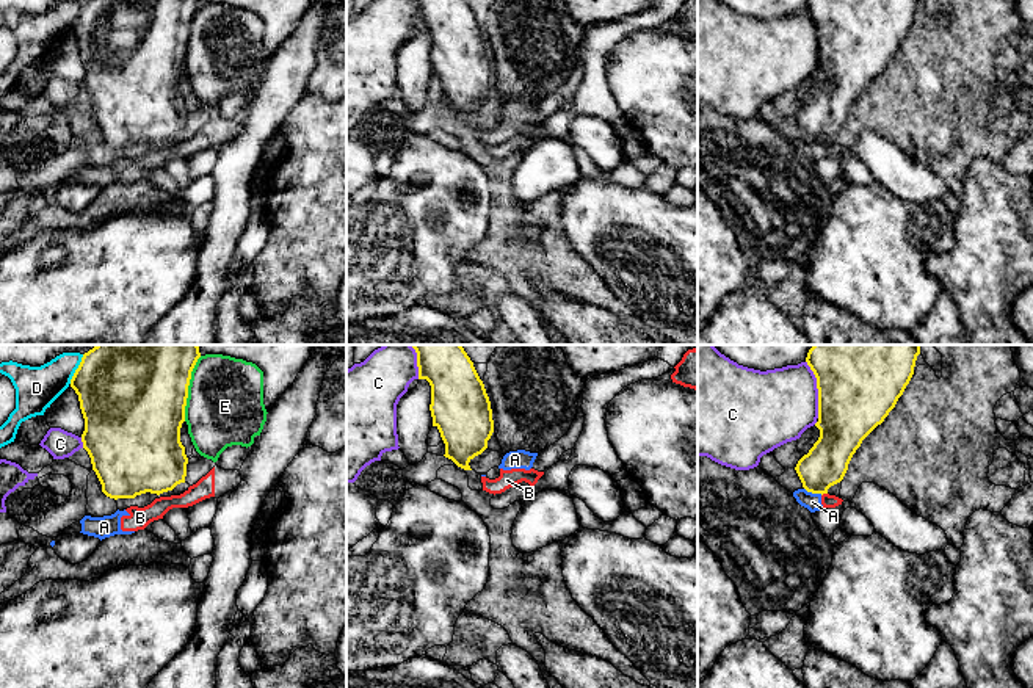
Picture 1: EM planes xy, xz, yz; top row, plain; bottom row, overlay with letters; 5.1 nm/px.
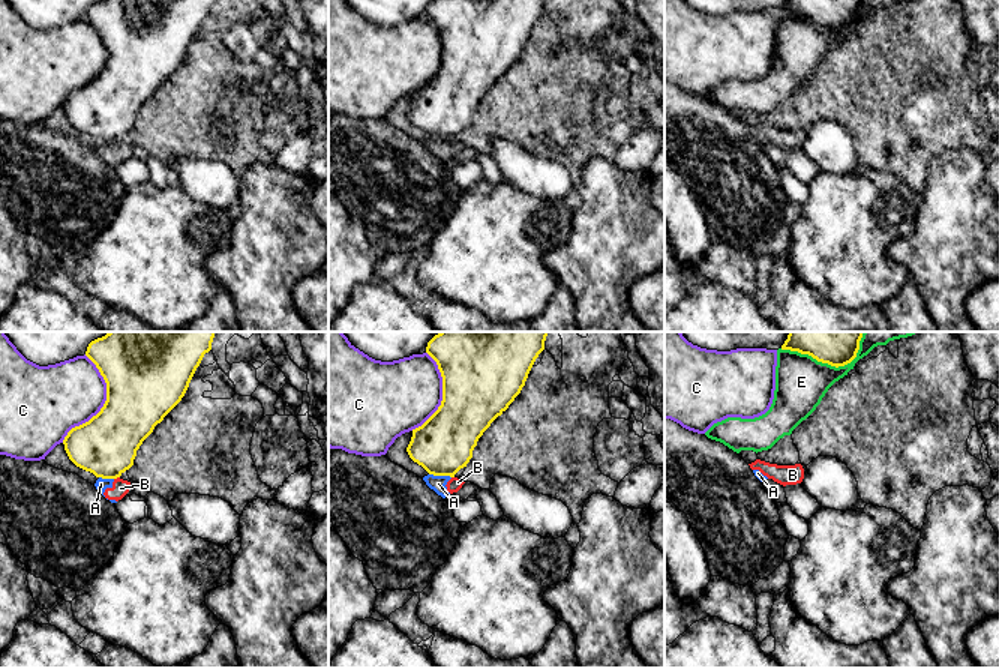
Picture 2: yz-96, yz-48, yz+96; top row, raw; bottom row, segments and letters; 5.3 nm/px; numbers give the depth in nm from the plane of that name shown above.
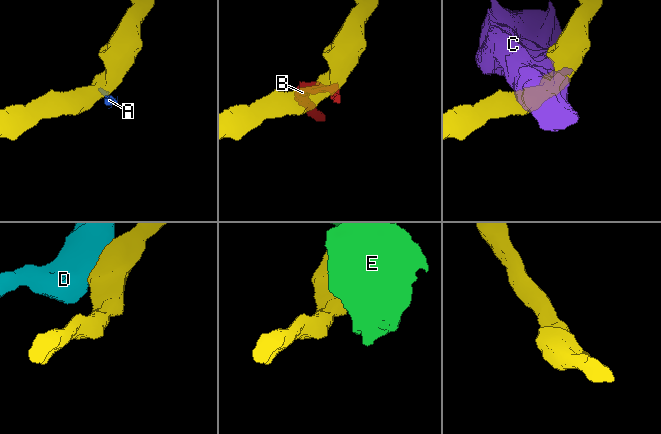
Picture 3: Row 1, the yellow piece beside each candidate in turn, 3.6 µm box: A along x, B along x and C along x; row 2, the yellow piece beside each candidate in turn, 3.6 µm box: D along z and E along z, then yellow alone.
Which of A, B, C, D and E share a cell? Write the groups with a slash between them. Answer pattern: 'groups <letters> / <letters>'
groups A B / C / D / E

